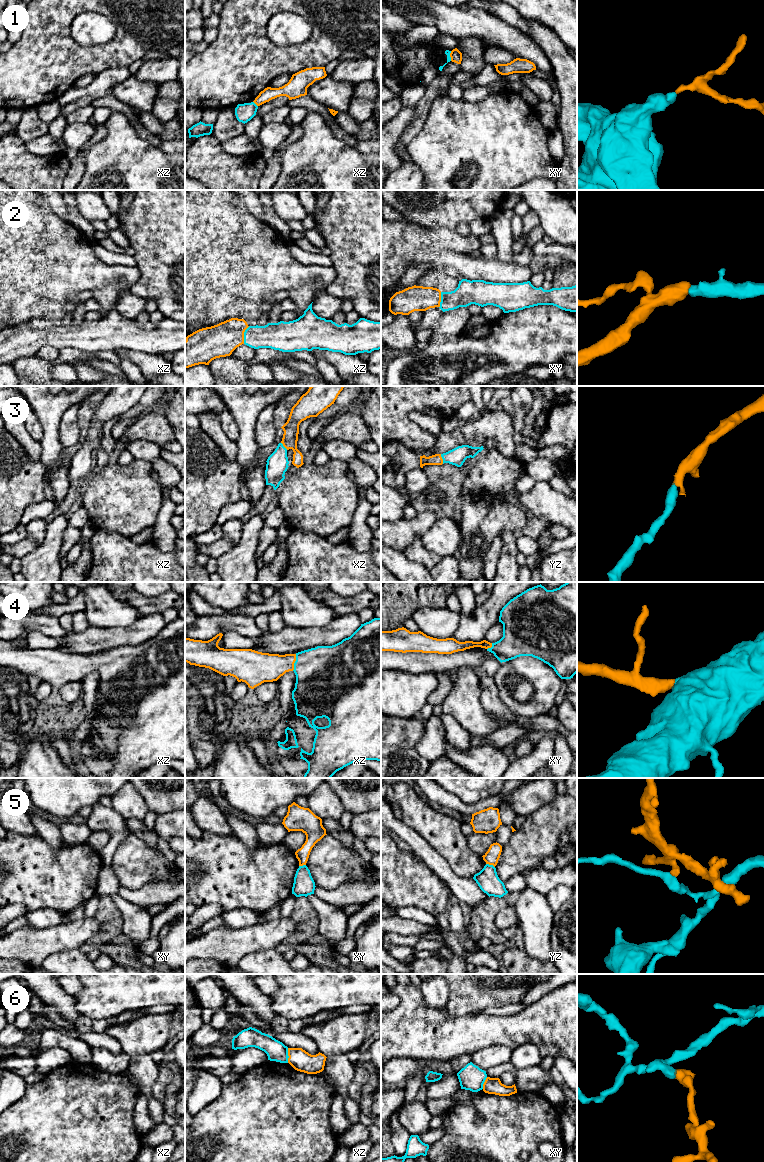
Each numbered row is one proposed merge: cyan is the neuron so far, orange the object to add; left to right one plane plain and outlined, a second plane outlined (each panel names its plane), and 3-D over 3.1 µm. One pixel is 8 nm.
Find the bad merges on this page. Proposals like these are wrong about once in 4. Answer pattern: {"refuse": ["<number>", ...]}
{"refuse": ["1", "5", "6"]}

